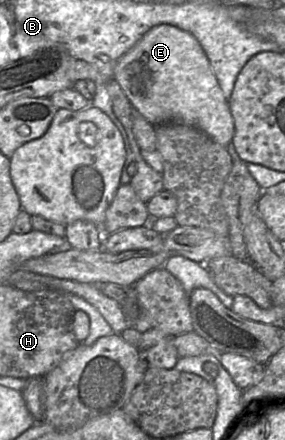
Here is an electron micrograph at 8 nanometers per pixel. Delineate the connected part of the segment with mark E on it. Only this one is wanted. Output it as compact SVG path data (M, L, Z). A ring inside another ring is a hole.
M168 24L149 29L116 62L113 79L130 104L154 126L183 123L198 128L221 146L232 142L234 123L209 61L197 40Z

